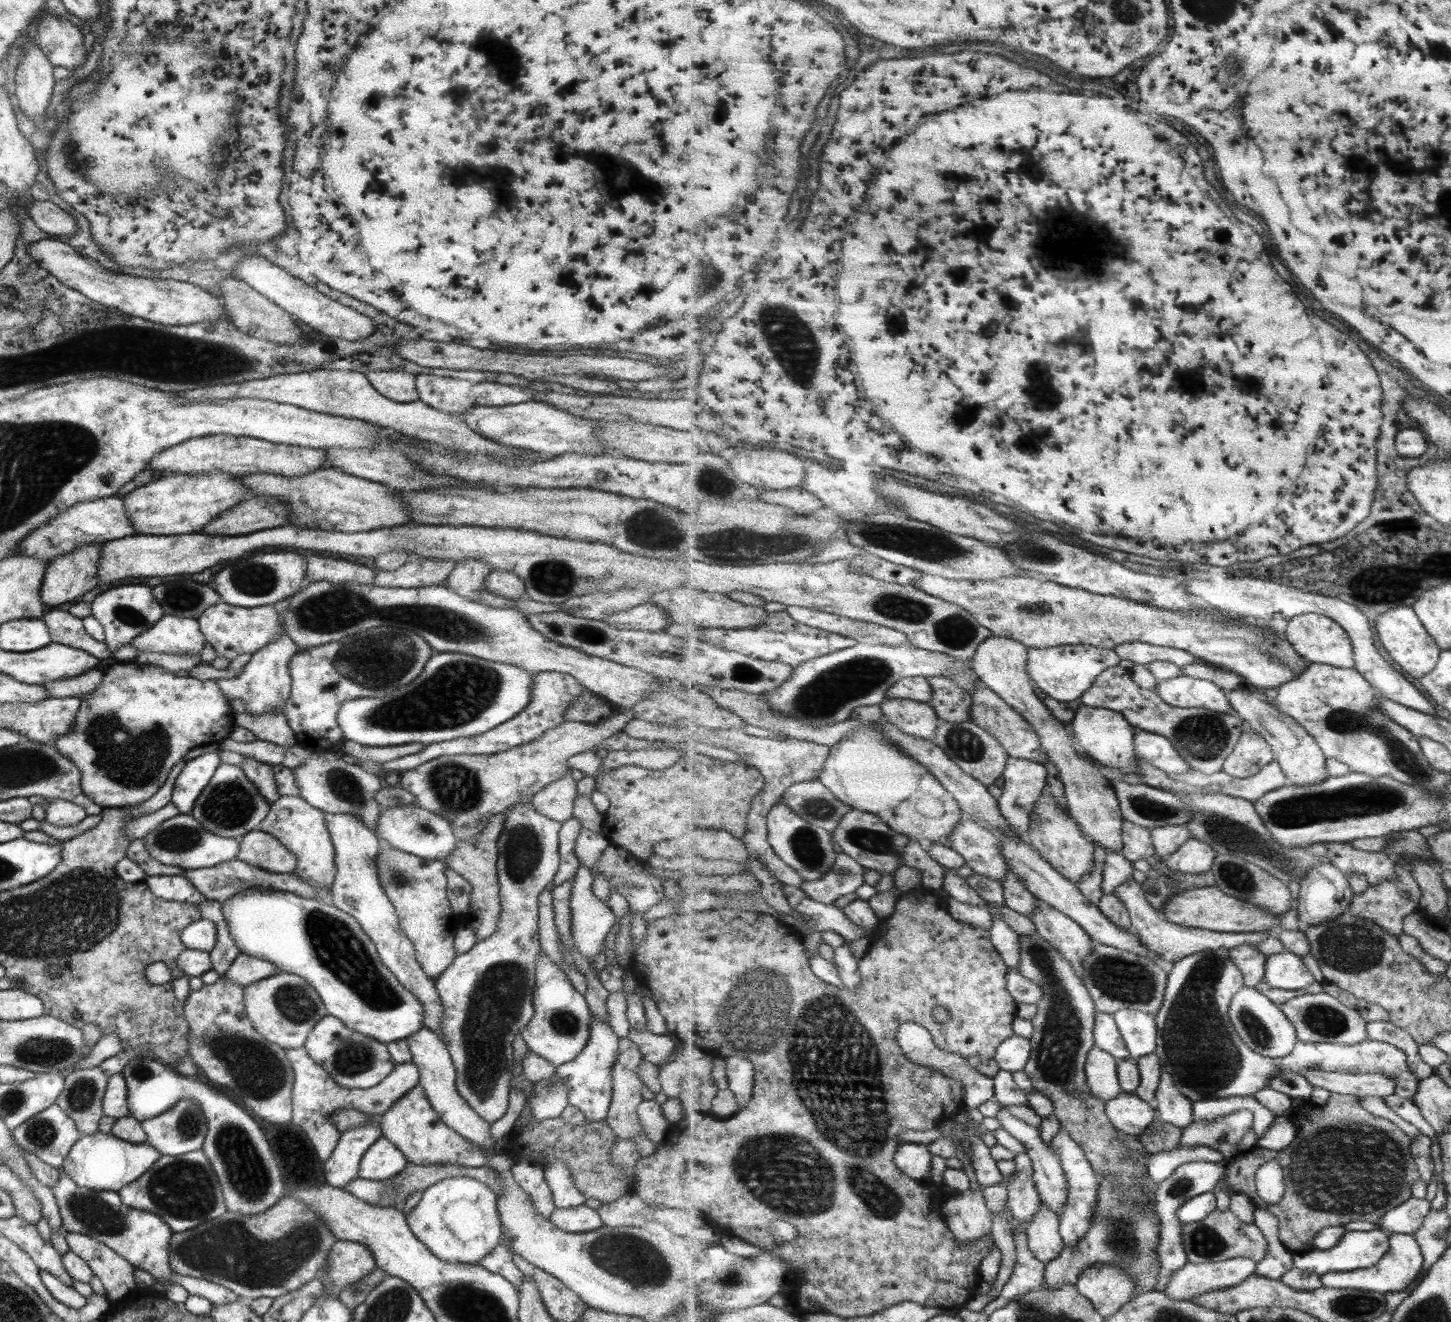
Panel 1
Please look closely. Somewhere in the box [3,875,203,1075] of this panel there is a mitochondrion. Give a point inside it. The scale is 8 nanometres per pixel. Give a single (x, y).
(44, 1051)

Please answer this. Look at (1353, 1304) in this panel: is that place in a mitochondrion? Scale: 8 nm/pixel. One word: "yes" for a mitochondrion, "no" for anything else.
yes

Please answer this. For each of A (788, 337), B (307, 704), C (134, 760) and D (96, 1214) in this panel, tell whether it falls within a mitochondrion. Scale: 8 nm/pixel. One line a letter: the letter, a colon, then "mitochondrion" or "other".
A: mitochondrion
B: other
C: mitochondrion
D: mitochondrion

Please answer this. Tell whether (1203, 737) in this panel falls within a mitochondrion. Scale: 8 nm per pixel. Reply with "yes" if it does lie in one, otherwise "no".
yes

